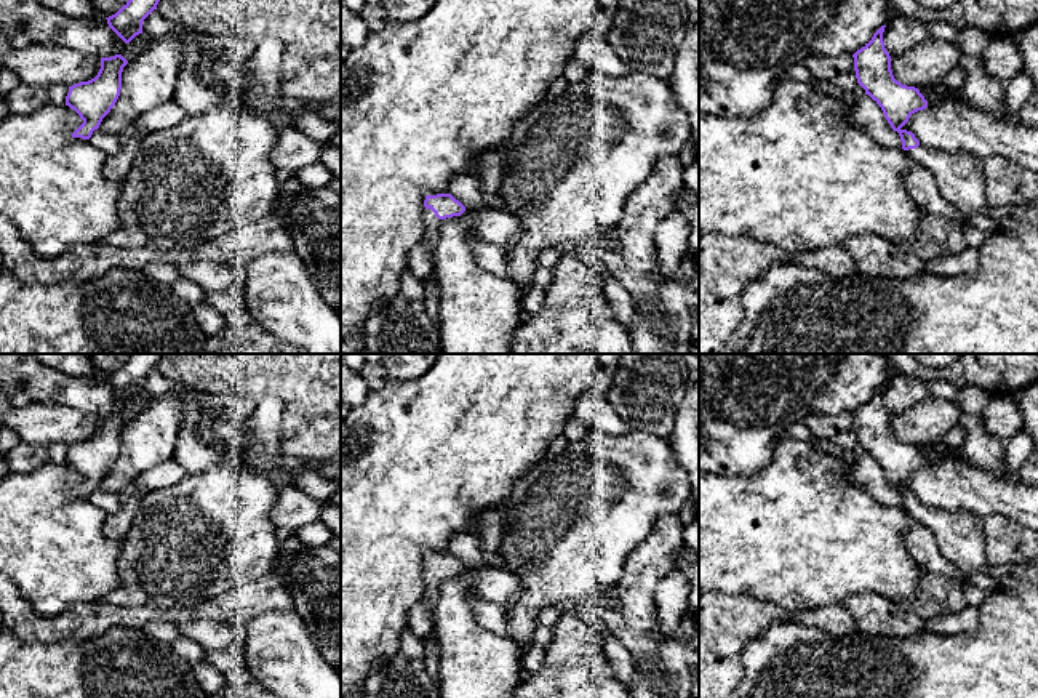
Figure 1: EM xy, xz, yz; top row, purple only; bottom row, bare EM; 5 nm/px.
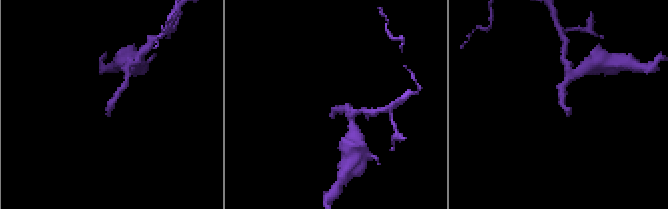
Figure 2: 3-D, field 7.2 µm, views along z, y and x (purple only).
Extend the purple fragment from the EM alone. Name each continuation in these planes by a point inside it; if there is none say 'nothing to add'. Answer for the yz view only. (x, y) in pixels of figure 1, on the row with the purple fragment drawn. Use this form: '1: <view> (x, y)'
1: yz (790, 309)

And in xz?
1: xz (432, 224)

